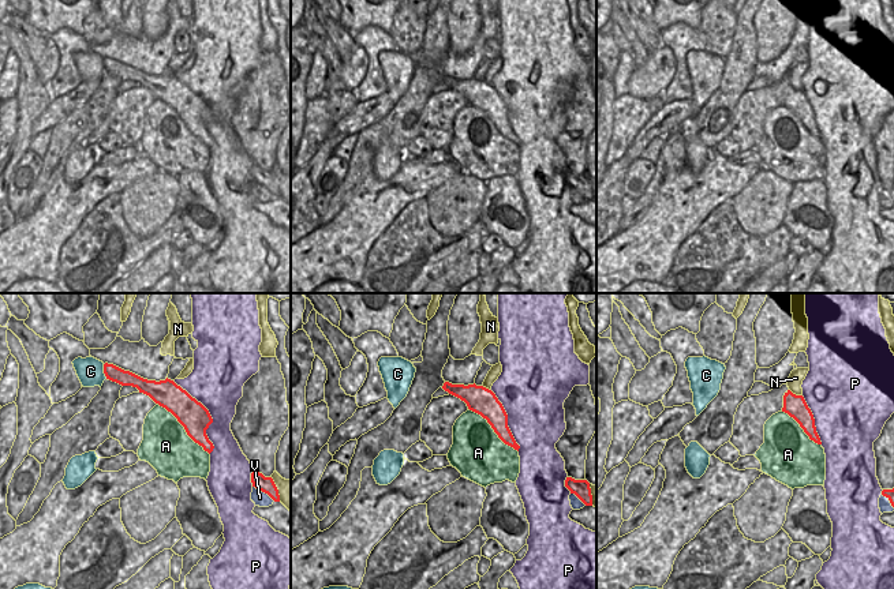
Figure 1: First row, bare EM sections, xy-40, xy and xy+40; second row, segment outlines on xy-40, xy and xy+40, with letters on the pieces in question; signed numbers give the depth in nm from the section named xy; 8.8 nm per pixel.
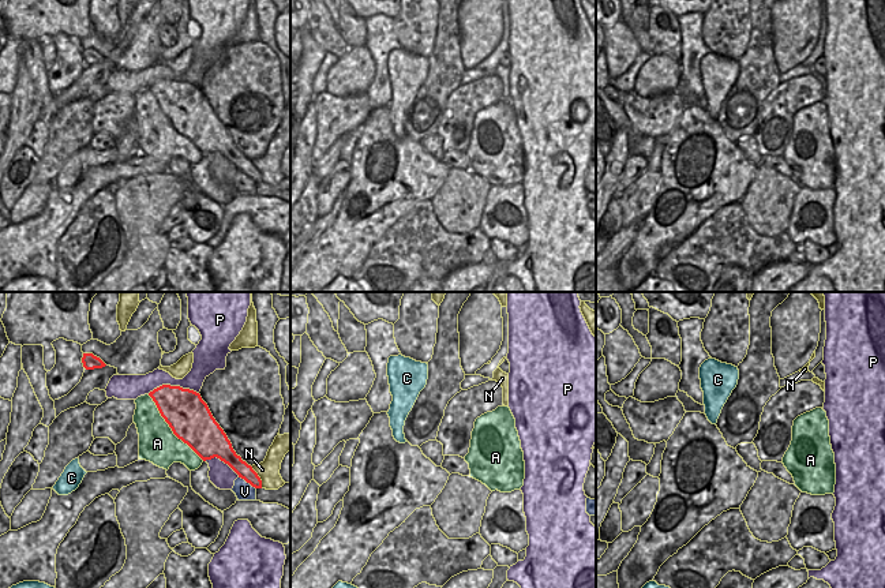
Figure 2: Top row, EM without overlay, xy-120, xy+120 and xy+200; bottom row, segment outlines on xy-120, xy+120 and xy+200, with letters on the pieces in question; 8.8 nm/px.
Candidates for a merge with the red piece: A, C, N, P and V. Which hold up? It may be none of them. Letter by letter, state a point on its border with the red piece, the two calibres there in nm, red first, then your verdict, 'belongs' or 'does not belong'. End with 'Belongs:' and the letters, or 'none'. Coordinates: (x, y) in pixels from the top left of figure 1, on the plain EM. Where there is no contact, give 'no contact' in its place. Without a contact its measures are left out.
A: xy-40 (184, 123) | 260/420 nm | does not belong
C: xy-40 (104, 66) | 140/240 nm | does not belong
N: xy+40 (795, 89) | 190/130 nm | does not belong
P: xy-40 (209, 109) | 260/400 nm | does not belong
V: xy-40 (264, 186) | 140/130 nm | does not belong
Belongs: none

